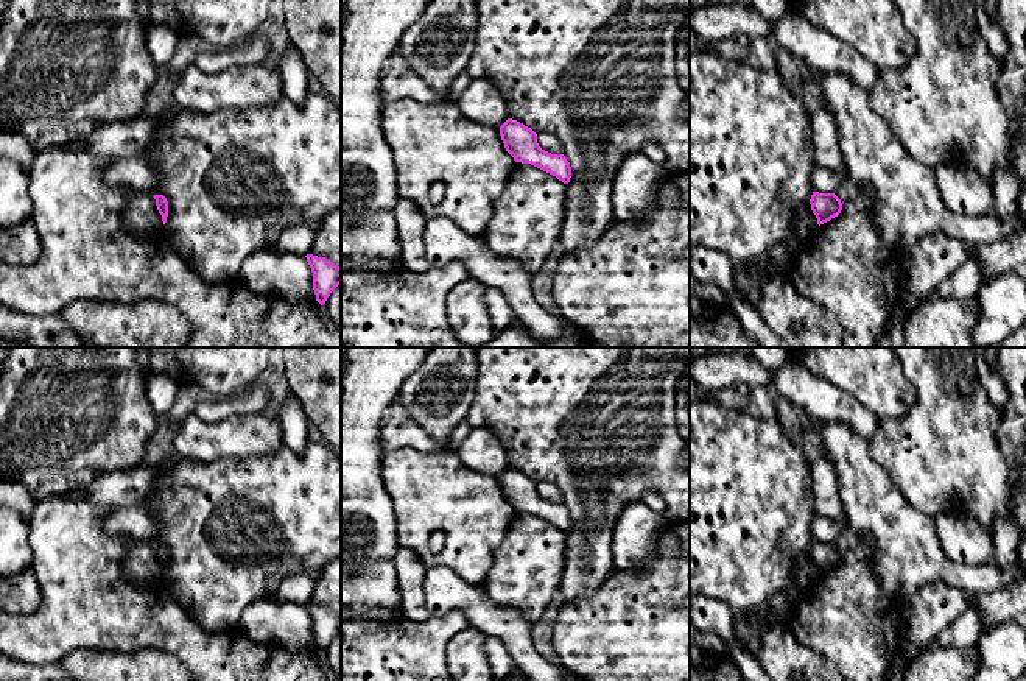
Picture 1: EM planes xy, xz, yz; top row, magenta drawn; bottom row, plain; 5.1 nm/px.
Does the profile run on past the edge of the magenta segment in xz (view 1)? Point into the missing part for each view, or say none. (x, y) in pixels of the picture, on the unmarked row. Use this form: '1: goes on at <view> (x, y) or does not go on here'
1: does not go on here

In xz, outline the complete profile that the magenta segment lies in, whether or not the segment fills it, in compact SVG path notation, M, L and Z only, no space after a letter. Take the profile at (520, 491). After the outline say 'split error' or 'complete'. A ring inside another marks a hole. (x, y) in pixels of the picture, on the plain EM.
M508 468L500 475L500 485L506 500L515 511L531 513L564 533L570 531L571 516L564 503L551 503L542 499L537 492L537 483L523 472Z; complete

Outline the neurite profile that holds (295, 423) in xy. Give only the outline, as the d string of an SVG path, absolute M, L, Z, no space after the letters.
M290 390L283 405L274 413L283 432L283 444L300 453L308 443L310 419L302 410L300 400Z

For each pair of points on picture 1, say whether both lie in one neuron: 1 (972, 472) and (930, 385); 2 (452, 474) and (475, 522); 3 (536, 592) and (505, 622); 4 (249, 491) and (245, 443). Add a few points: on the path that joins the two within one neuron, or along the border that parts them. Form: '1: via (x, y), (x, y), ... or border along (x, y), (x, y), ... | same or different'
1: via (964, 451), (952, 438), (952, 407) | same
2: via (452, 486), (452, 493), (469, 510) | same
3: border along (486, 589), (498, 603), (514, 606), (531, 625) | different
4: border along (281, 444), (268, 452), (220, 457), (210, 462) | different

